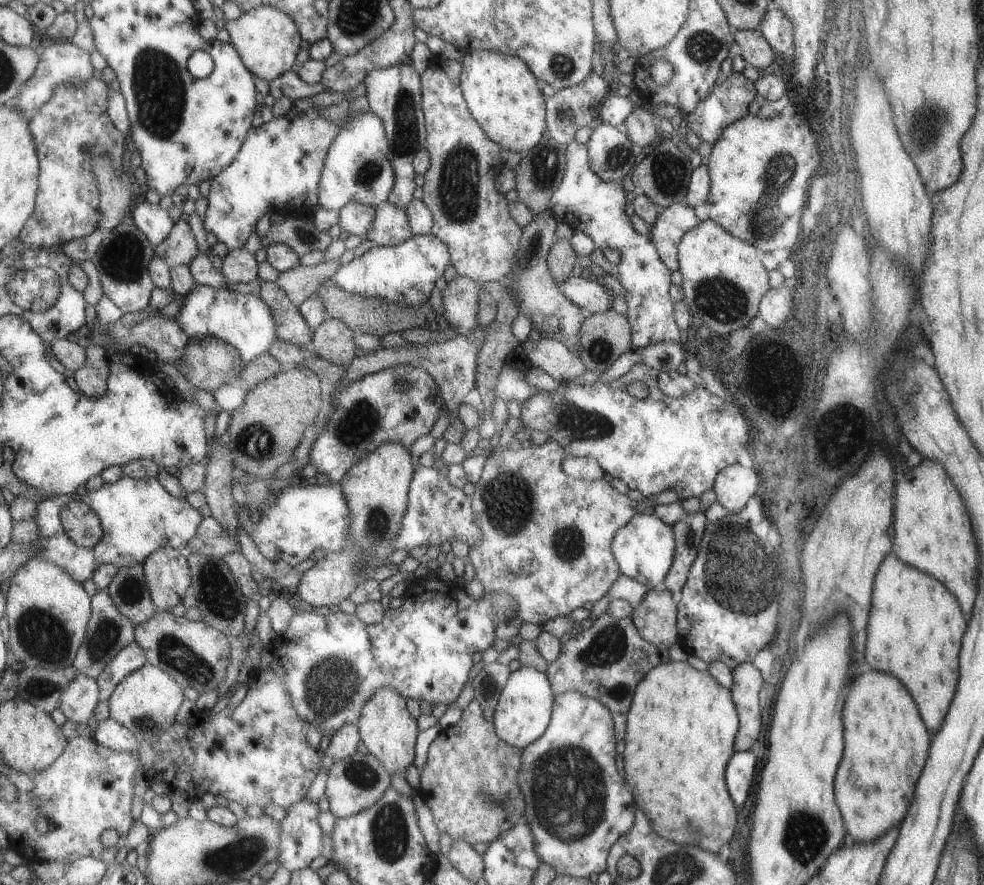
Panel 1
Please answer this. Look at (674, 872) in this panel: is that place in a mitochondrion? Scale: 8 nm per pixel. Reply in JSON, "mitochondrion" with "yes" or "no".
{"mitochondrion":"yes"}

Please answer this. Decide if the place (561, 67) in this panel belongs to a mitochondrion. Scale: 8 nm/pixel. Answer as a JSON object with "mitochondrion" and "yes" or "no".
{"mitochondrion":"yes"}

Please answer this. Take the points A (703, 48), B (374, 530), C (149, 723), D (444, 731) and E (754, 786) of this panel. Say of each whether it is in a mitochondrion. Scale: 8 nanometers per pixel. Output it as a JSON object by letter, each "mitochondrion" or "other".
{"A":"mitochondrion","B":"mitochondrion","C":"mitochondrion","D":"other","E":"other"}

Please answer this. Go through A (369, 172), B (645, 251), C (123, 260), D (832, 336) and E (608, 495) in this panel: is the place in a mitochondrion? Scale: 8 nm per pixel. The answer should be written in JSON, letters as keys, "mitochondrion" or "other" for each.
{"A":"mitochondrion","B":"other","C":"mitochondrion","D":"other","E":"other"}

